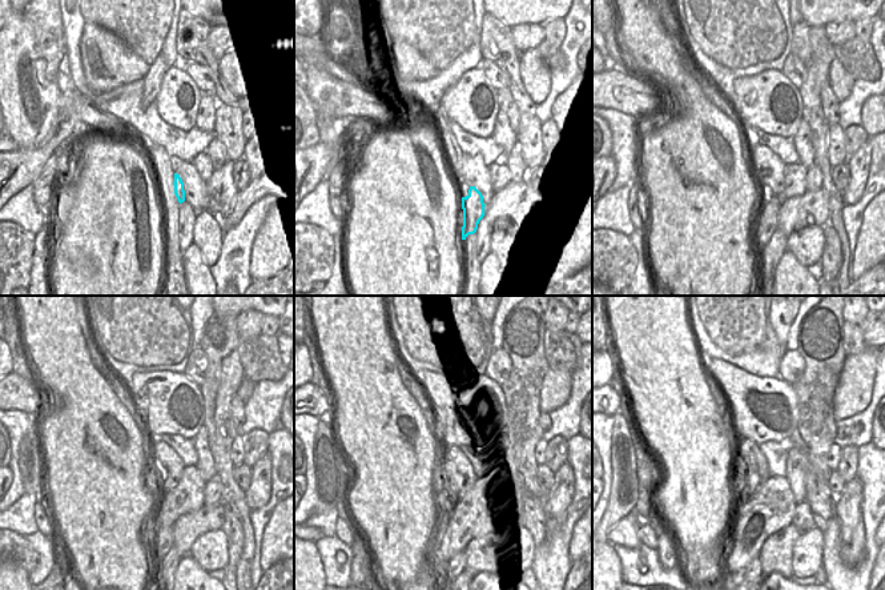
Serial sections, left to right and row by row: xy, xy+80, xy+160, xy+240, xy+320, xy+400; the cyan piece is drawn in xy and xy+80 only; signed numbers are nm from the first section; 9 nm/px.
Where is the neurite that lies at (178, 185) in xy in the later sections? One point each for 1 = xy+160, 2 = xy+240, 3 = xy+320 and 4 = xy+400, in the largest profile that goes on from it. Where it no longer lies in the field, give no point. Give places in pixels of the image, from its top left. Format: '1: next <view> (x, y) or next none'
1: next xy+160 (767, 220)
2: next xy+240 (165, 534)
3: next xy+320 (457, 564)
4: next xy+400 (755, 566)

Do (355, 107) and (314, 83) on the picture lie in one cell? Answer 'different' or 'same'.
same

